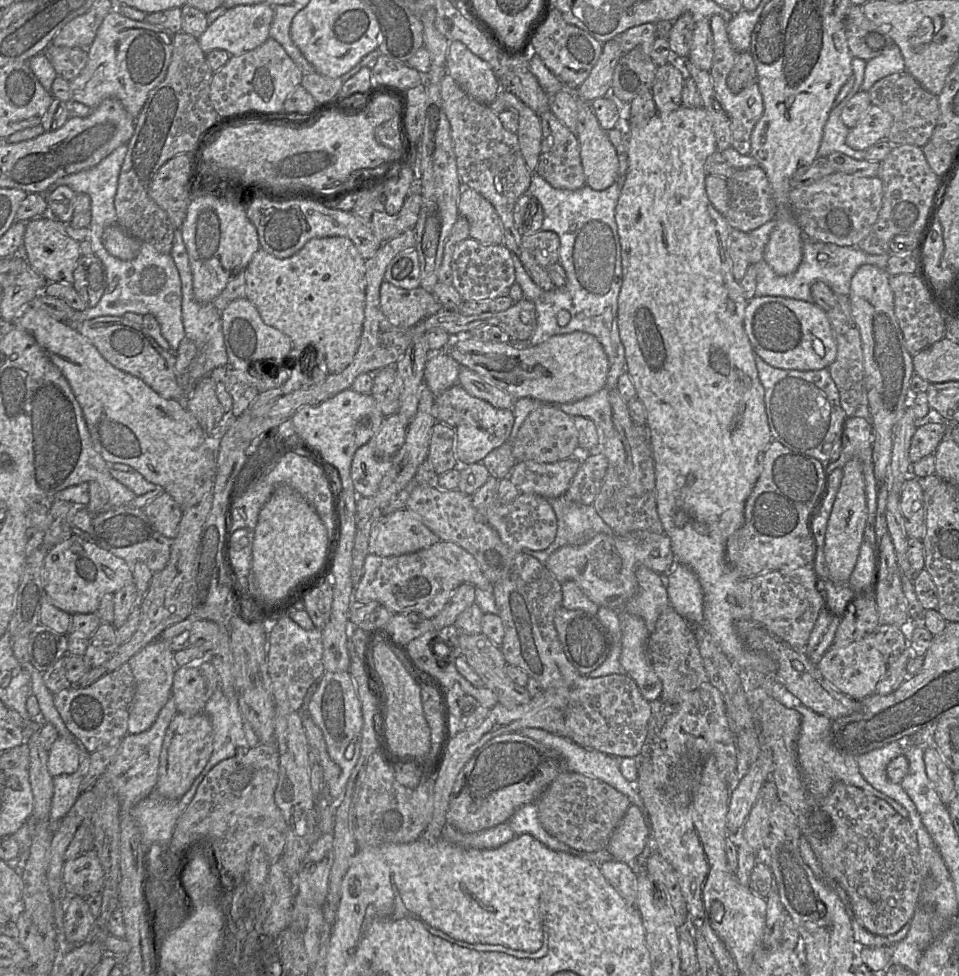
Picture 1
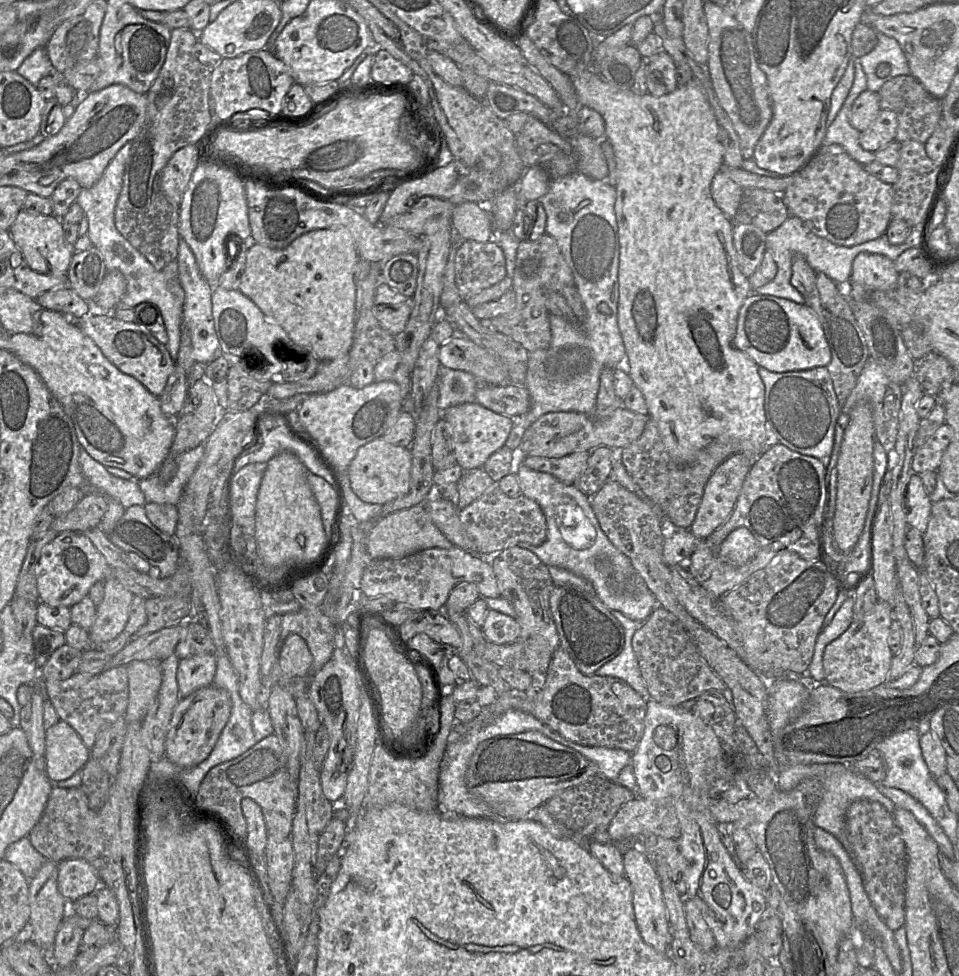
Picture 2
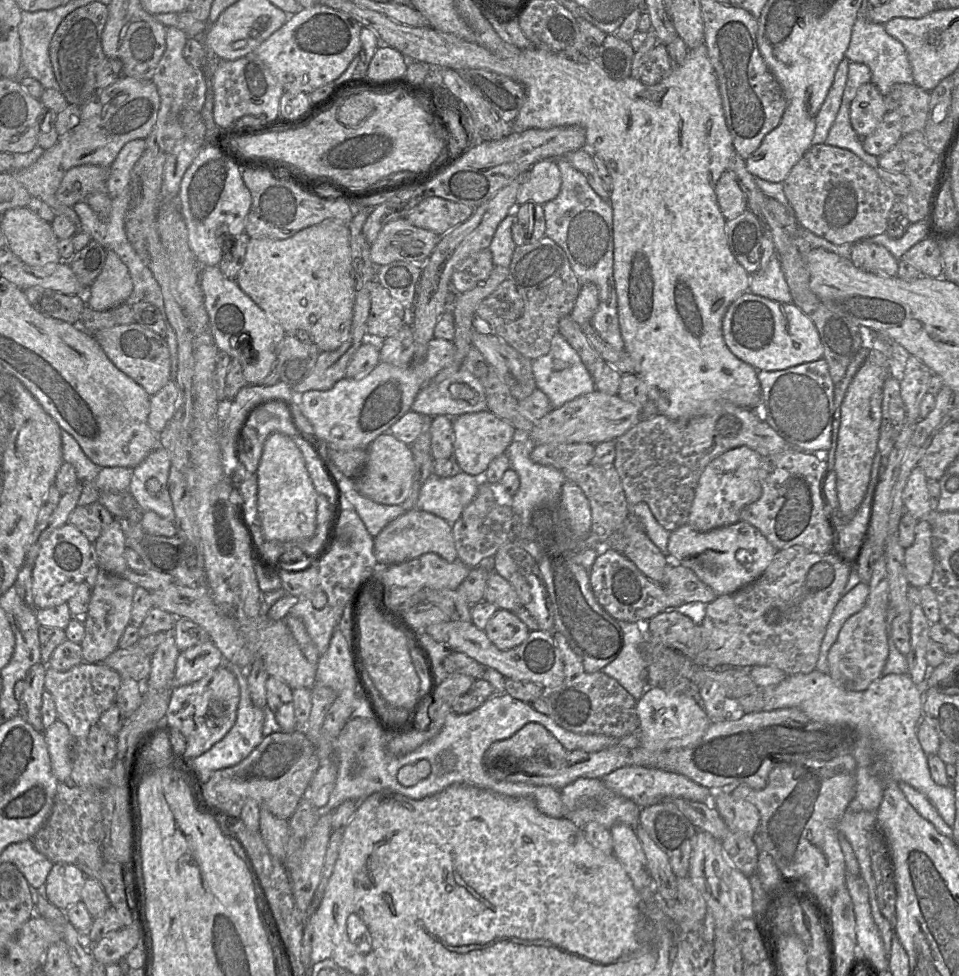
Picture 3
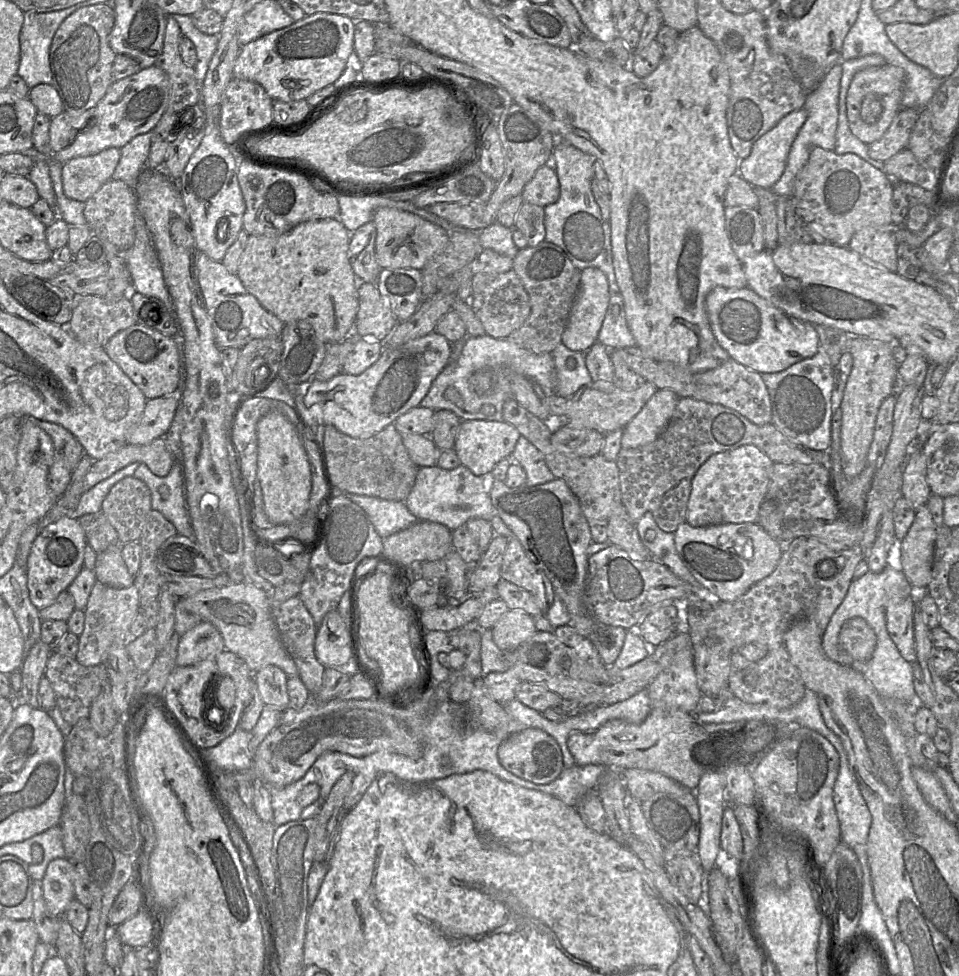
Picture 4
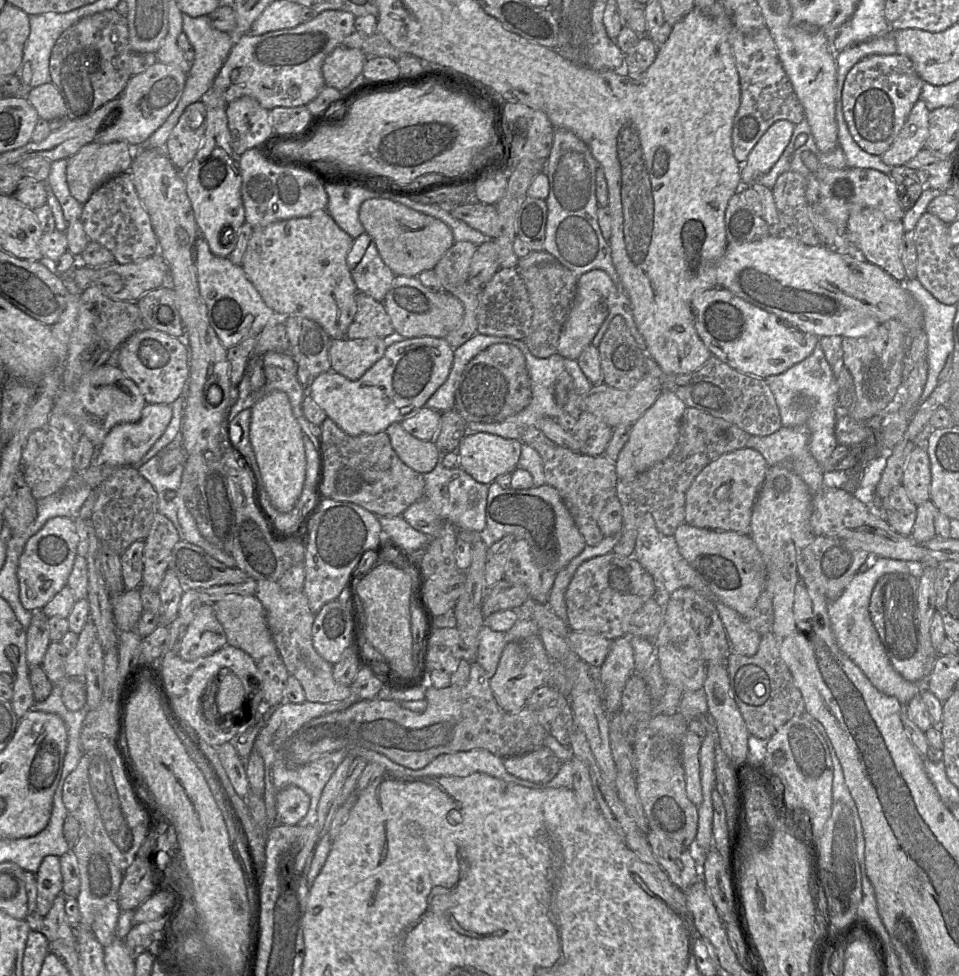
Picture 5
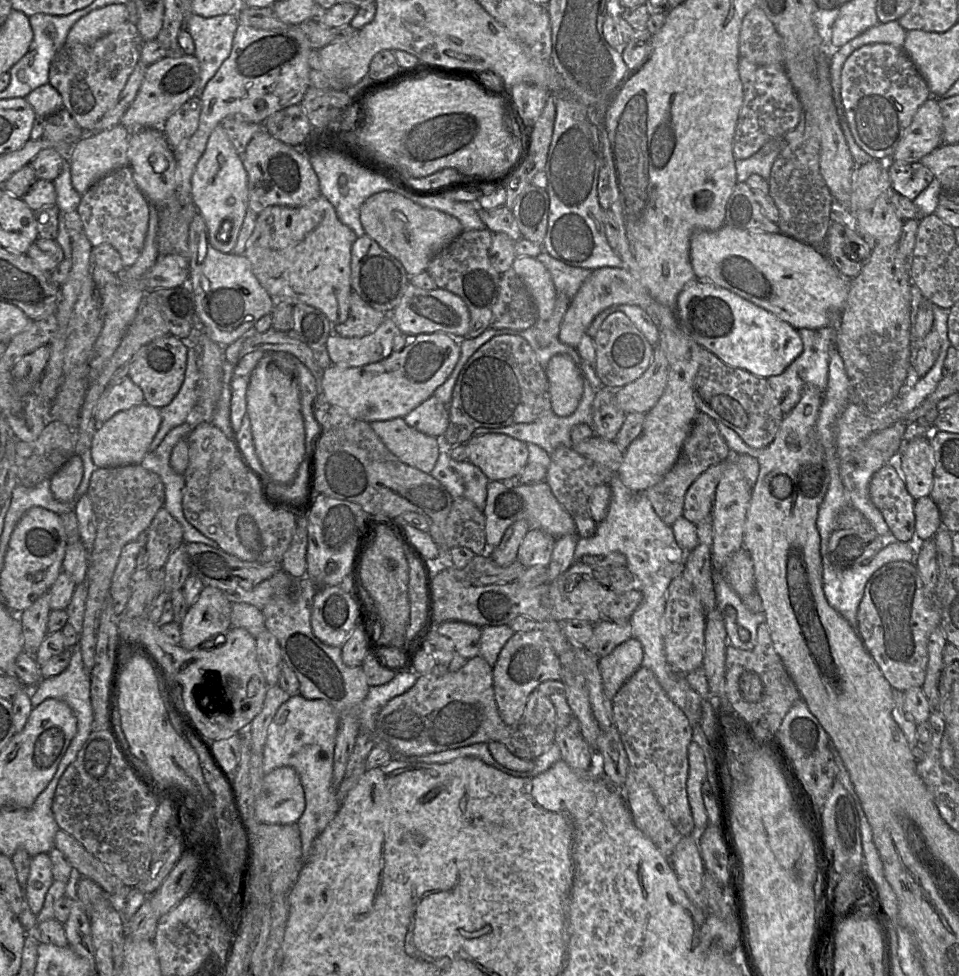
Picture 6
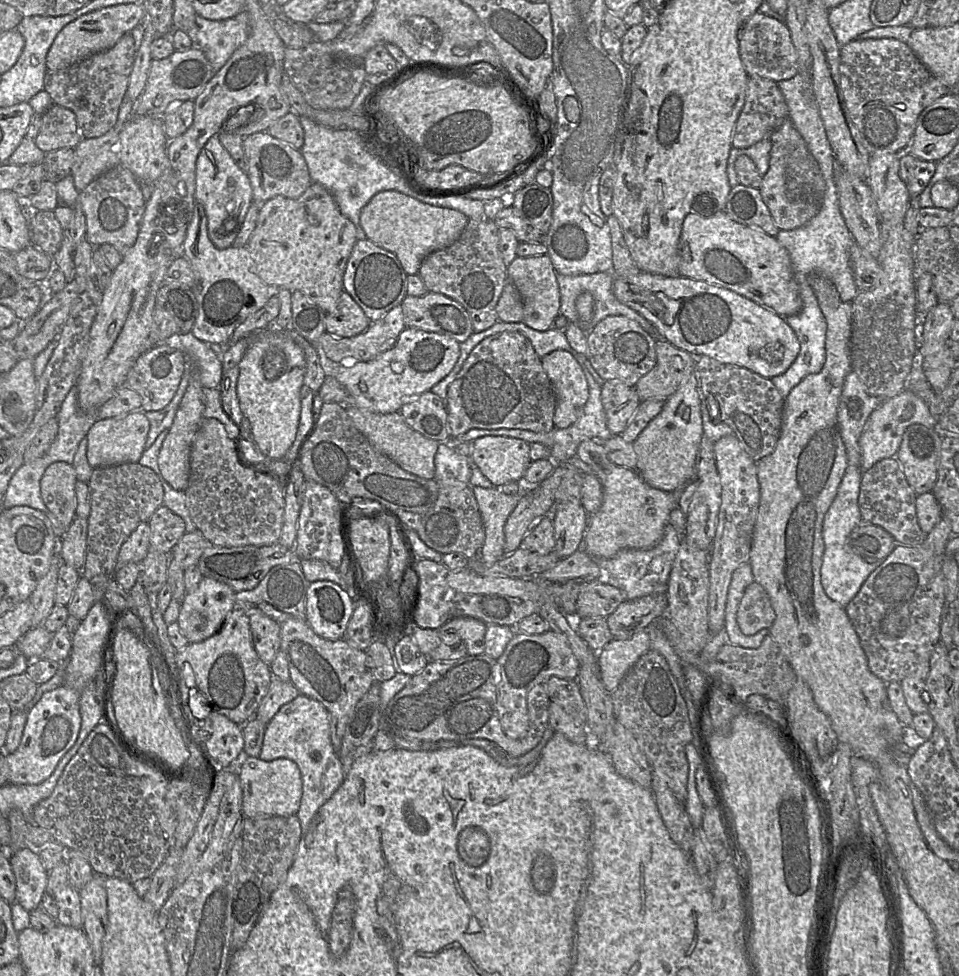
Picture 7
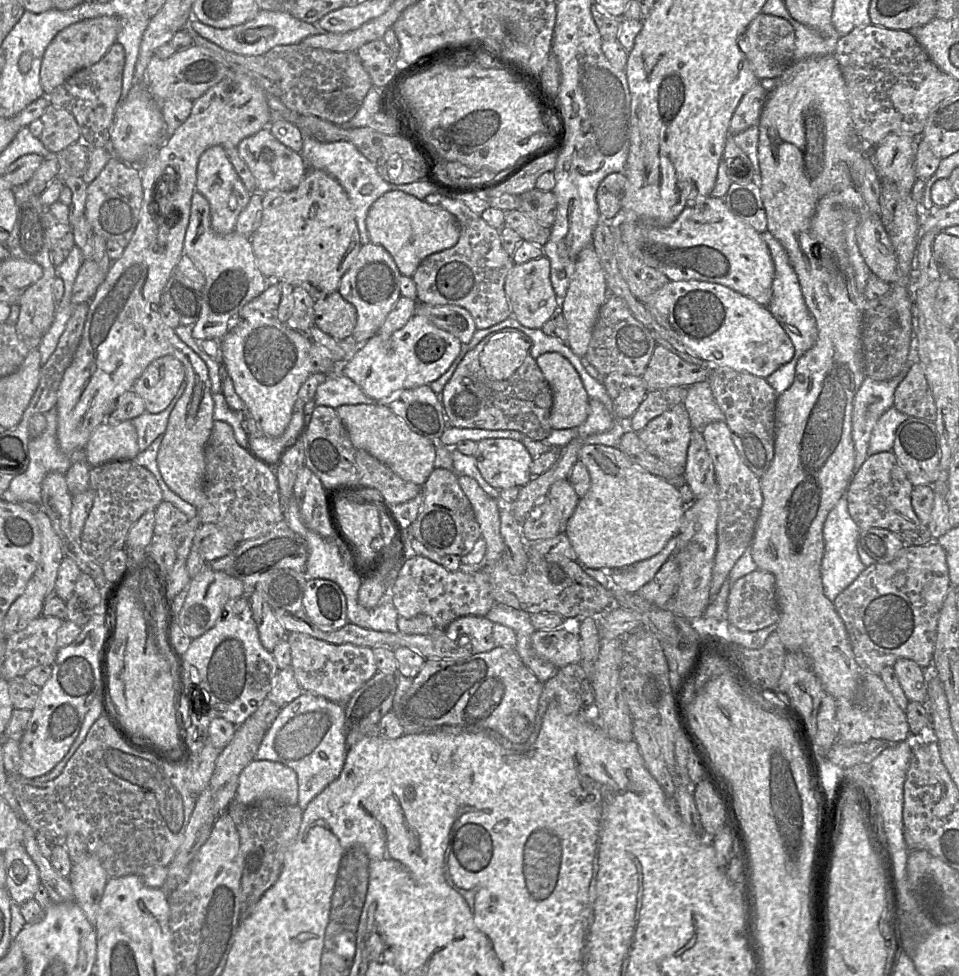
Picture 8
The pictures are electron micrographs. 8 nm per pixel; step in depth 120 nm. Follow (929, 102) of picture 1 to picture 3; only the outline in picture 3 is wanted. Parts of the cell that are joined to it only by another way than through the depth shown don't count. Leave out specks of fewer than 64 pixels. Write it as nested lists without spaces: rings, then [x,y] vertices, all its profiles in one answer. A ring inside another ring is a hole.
[[[894,84],[884,96],[887,111],[895,111],[902,117],[903,136],[925,128],[930,102],[930,92],[914,84]]]

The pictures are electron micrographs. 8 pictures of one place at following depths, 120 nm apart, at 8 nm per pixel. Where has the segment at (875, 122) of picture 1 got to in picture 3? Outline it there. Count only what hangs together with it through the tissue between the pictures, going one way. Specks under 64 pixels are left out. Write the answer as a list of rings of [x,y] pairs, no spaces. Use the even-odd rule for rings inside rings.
[[[887,111],[876,130],[862,138],[864,150],[873,156],[880,157],[898,145],[903,137],[903,120],[895,111]]]

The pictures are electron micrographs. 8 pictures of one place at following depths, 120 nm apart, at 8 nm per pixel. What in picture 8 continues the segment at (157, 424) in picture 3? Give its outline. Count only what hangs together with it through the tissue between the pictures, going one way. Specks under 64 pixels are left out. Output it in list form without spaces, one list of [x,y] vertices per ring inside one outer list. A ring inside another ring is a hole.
[[[131,420],[119,424],[102,423],[85,446],[90,467],[111,461],[133,460],[139,453],[137,432]]]

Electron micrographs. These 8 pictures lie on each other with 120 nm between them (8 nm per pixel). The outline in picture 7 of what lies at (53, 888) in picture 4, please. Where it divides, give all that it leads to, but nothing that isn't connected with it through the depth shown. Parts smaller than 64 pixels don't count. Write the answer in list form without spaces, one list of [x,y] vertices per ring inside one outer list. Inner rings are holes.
[[[22,848],[11,853],[9,861],[16,879],[15,902],[29,912],[41,907],[43,895],[46,893],[49,872],[44,868],[38,851]]]

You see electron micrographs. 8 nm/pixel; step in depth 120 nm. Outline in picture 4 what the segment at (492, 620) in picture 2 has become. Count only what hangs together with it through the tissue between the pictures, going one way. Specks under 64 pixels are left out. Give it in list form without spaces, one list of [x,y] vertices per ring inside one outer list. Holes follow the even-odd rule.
[[[509,610],[492,627],[494,643],[508,653],[537,633],[534,617],[522,610]]]

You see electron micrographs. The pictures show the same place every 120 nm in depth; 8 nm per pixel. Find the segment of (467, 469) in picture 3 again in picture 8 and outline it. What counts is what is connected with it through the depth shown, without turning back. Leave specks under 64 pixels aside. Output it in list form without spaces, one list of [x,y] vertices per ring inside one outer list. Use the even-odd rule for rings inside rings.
[[[483,439],[477,442],[474,458],[484,480],[497,490],[512,487],[522,488],[532,479],[530,467],[533,458],[520,441],[512,439]]]

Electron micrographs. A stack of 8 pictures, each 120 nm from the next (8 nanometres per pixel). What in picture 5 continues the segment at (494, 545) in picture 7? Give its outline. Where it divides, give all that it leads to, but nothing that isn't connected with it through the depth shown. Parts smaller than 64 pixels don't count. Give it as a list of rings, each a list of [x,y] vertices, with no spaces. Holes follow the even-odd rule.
[[[496,481],[489,484],[486,528],[480,534],[488,546],[507,535],[513,535],[516,541],[525,540],[535,563],[555,573],[566,567],[587,546],[560,494],[547,484],[528,490],[506,490]]]

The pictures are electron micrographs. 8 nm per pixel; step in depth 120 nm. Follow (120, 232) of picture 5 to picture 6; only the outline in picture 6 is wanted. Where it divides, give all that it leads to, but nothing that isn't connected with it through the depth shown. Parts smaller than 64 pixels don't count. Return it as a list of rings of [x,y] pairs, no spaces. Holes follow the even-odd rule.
[[[128,166],[119,168],[98,180],[82,196],[77,207],[84,233],[92,245],[111,245],[121,256],[124,268],[139,258],[149,224],[149,201],[138,188]]]

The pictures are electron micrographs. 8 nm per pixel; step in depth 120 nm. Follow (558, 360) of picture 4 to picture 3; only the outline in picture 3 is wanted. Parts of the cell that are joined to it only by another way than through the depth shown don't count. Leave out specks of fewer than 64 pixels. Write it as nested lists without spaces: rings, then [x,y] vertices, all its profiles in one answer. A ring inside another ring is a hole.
[[[560,332],[556,333],[552,339],[551,352],[532,360],[531,367],[537,389],[548,397],[553,409],[560,408],[566,402],[596,389],[592,376],[582,362],[581,357]],[[554,358],[566,362],[567,367],[556,371],[553,368]]]

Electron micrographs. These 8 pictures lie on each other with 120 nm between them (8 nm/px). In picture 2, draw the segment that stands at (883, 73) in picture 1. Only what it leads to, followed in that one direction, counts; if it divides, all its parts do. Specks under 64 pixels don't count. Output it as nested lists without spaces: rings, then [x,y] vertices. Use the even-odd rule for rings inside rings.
[[[877,31],[877,44],[868,54],[856,58],[862,65],[867,77],[867,90],[878,93],[882,86],[892,78],[901,75],[911,75],[906,56],[898,43],[892,37]],[[881,63],[891,66],[890,74],[885,78],[879,78],[876,69]]]

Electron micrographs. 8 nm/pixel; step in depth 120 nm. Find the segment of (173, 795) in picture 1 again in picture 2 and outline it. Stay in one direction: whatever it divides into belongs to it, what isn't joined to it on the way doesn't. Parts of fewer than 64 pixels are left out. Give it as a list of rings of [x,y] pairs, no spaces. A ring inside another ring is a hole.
[[[211,684],[180,698],[176,705],[165,739],[164,757],[181,768],[192,768],[211,753],[231,713],[231,699],[224,689]]]

